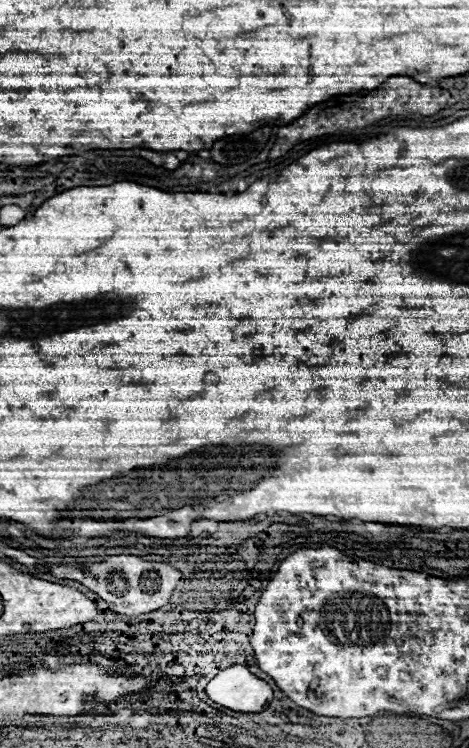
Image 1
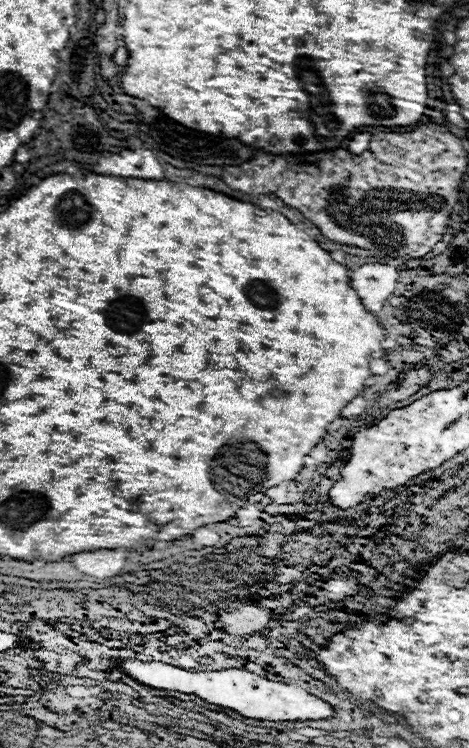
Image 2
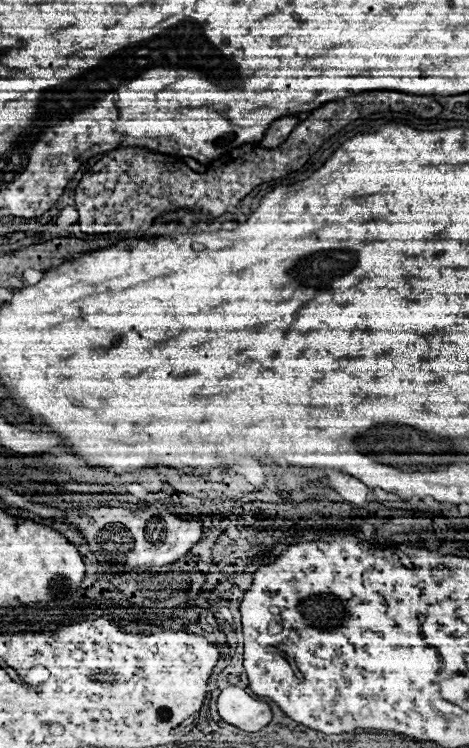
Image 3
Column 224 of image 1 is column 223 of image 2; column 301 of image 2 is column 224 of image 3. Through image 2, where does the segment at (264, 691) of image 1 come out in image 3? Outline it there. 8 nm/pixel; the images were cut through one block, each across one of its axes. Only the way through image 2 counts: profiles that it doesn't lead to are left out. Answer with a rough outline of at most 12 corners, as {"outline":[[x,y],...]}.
{"outline":[[240,686],[220,692],[218,714],[258,732],[272,720],[270,706]]}

